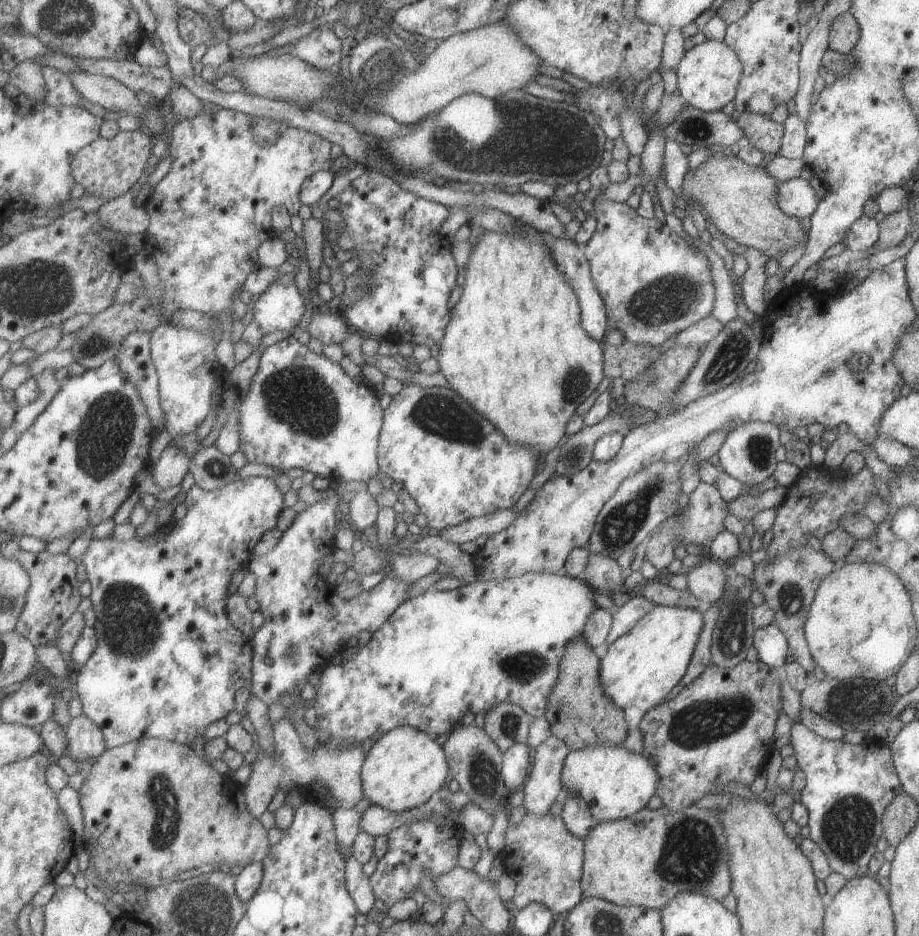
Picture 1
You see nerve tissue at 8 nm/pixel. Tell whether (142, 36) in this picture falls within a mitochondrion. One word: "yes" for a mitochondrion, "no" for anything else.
no

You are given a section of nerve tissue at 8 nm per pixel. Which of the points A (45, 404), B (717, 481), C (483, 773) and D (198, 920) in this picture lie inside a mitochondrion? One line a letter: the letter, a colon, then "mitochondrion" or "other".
A: other
B: other
C: mitochondrion
D: mitochondrion

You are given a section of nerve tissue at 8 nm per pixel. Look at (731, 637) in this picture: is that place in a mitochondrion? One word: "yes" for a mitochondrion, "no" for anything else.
yes

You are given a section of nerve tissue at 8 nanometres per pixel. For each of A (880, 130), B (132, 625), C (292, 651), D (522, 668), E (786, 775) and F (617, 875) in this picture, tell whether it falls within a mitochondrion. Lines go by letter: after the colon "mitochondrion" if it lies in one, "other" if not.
A: other
B: mitochondrion
C: mitochondrion
D: mitochondrion
E: other
F: other

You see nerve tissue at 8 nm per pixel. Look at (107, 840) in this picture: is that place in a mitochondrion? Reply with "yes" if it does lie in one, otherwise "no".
no

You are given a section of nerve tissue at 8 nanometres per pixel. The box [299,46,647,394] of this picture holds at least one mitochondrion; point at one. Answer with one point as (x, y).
(514, 123)

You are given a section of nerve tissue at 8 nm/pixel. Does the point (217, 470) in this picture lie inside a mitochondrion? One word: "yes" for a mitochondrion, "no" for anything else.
yes

